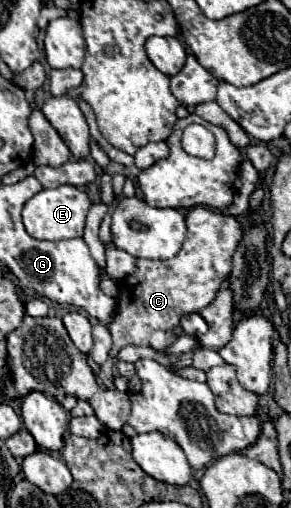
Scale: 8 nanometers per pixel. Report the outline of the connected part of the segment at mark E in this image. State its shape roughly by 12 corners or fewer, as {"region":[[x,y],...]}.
{"region":[[75,186],[41,190],[23,208],[39,240],[83,236],[89,196]]}

